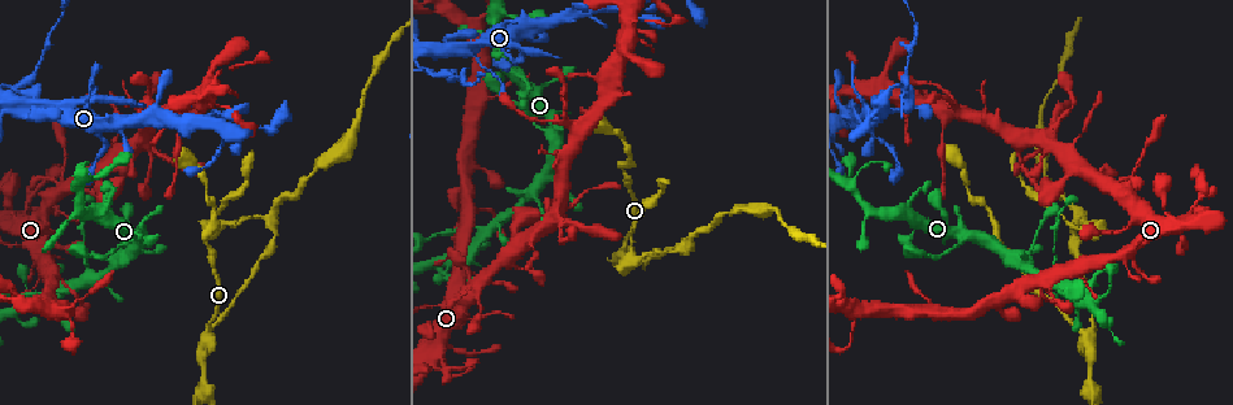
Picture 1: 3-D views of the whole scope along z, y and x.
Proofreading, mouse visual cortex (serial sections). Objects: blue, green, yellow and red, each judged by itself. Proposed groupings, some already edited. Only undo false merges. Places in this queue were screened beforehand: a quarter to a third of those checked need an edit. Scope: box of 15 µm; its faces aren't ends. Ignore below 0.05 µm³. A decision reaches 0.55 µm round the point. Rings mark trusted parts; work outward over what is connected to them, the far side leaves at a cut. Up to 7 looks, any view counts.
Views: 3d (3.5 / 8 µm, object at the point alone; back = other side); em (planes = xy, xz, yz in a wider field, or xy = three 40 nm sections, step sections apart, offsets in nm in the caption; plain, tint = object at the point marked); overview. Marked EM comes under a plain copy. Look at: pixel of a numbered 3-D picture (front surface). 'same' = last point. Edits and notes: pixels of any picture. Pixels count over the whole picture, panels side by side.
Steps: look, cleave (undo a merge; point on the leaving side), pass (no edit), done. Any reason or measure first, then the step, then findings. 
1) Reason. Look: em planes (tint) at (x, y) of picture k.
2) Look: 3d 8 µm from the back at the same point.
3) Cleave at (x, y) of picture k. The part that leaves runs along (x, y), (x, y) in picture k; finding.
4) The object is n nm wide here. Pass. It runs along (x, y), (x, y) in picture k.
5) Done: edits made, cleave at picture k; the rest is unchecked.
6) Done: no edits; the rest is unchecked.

Four-way junction. Look: 3d 8 µm at (1051, 135) of picture 1.

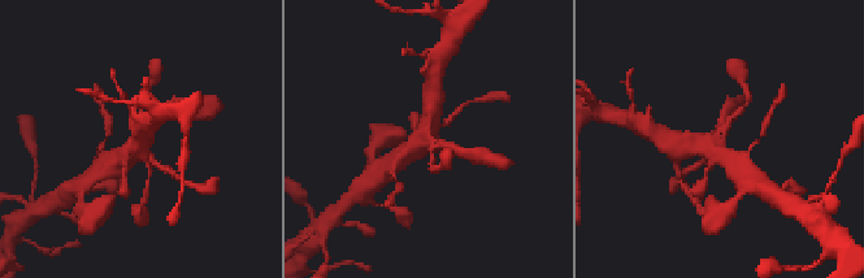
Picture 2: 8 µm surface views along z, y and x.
Look: em xy step 2 (tint) at (721, 139) of picture 2.

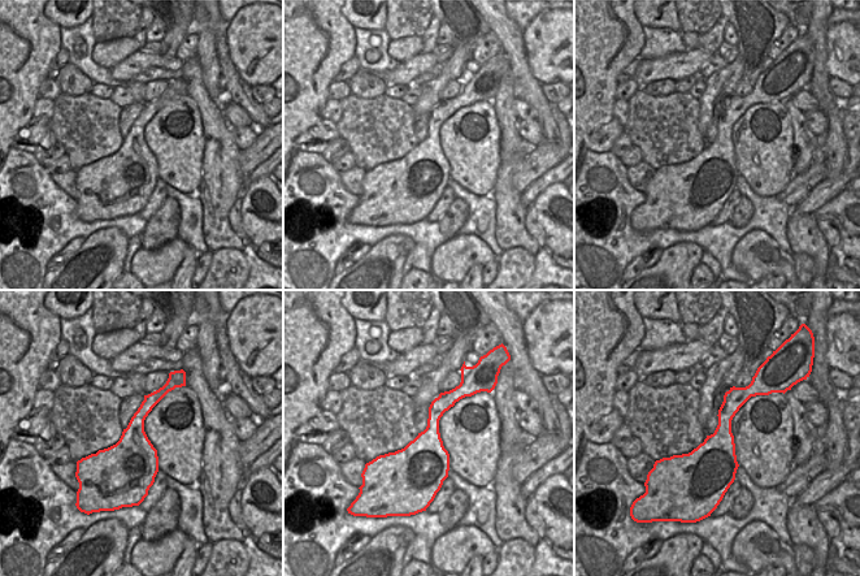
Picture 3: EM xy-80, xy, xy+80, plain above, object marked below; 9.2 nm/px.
Pass. It runs along (398, 160), (426, 134), (433, 104) in picture 2; continuous, no second cell.

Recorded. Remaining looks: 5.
Abrupt turn. Look: 3d 8 µm at (478, 57) of picture 1.

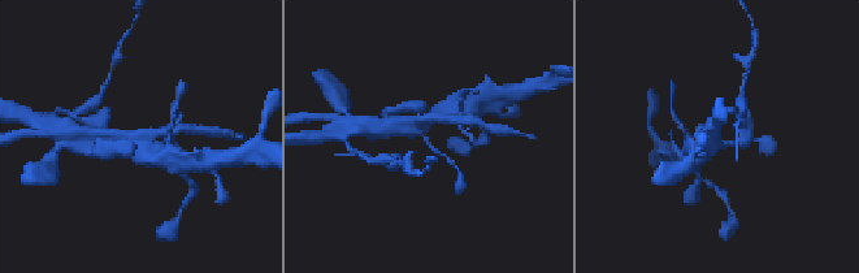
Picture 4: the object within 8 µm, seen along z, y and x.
The arms are 150, 350 nm wide. Look: em xy step 5 (tint) at (724, 145) of picture 4.

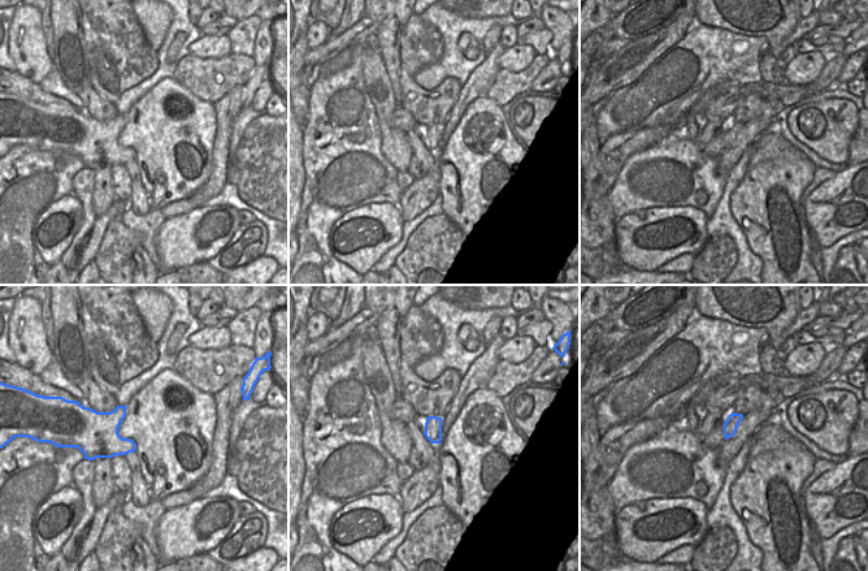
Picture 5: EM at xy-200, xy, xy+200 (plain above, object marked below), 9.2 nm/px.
The object is 170 nm wide here. Pass. It runs along (435, 116), (426, 142), (454, 165) in picture 4; continuous, no second cell.

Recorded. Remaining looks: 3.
Looks like a crossing. Look: 3d 3.5 µm at (431, 72) of picture 1.

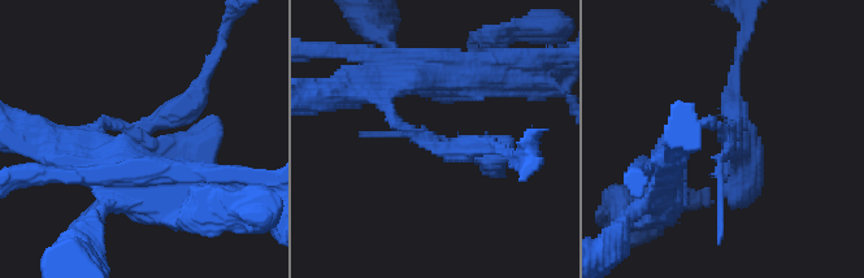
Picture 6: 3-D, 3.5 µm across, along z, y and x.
4 arms meet here; the arms are 100, 150, 300, 350 nm wide. Look: em xy step 3 (tint) at (430, 142) of picture 6.

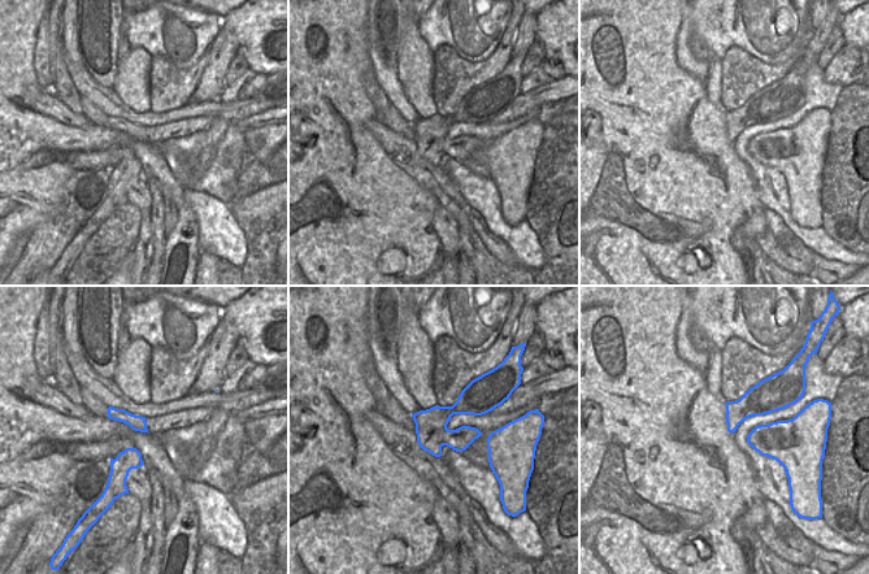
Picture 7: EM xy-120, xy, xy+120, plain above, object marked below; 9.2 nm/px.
The object is 320 nm wide here. Pass. It runs along (396, 86), (389, 109), (416, 137), (493, 150) in picture 6; all the same cell.

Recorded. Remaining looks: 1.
Done: no edits; the rest is unchecked.

